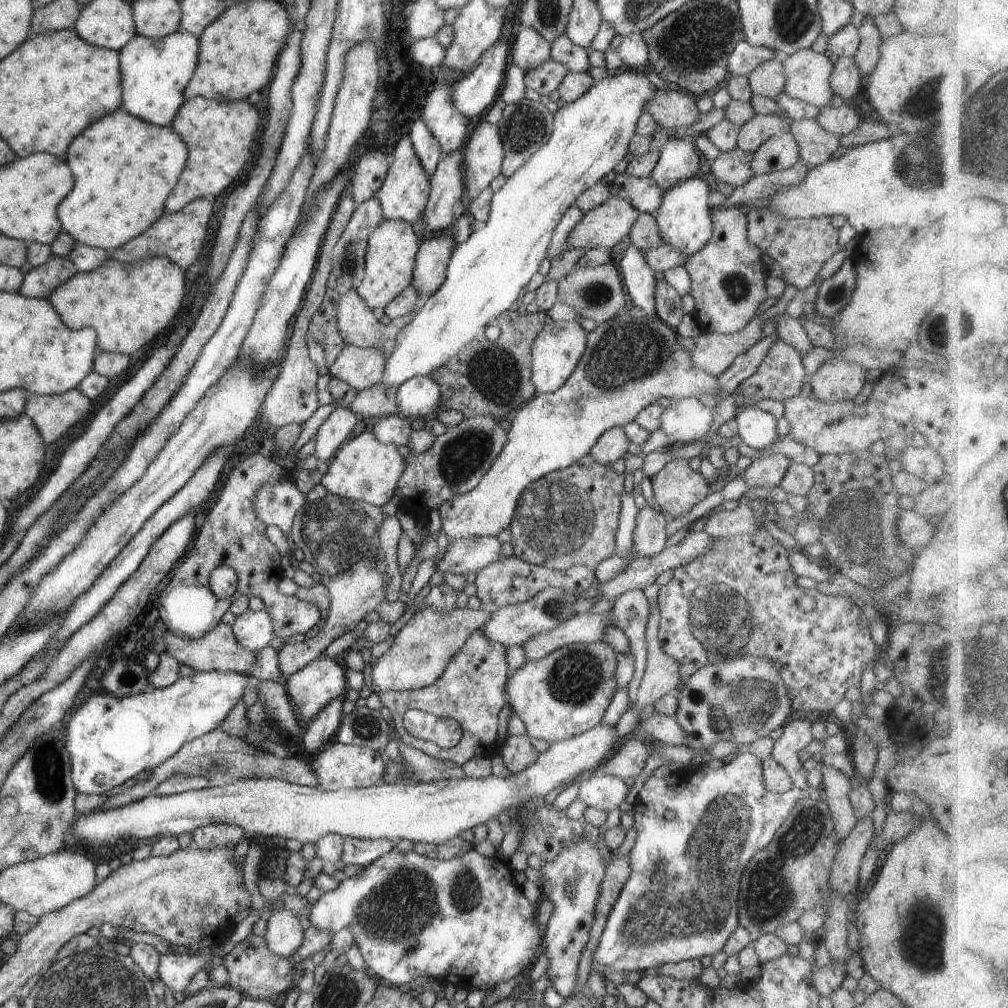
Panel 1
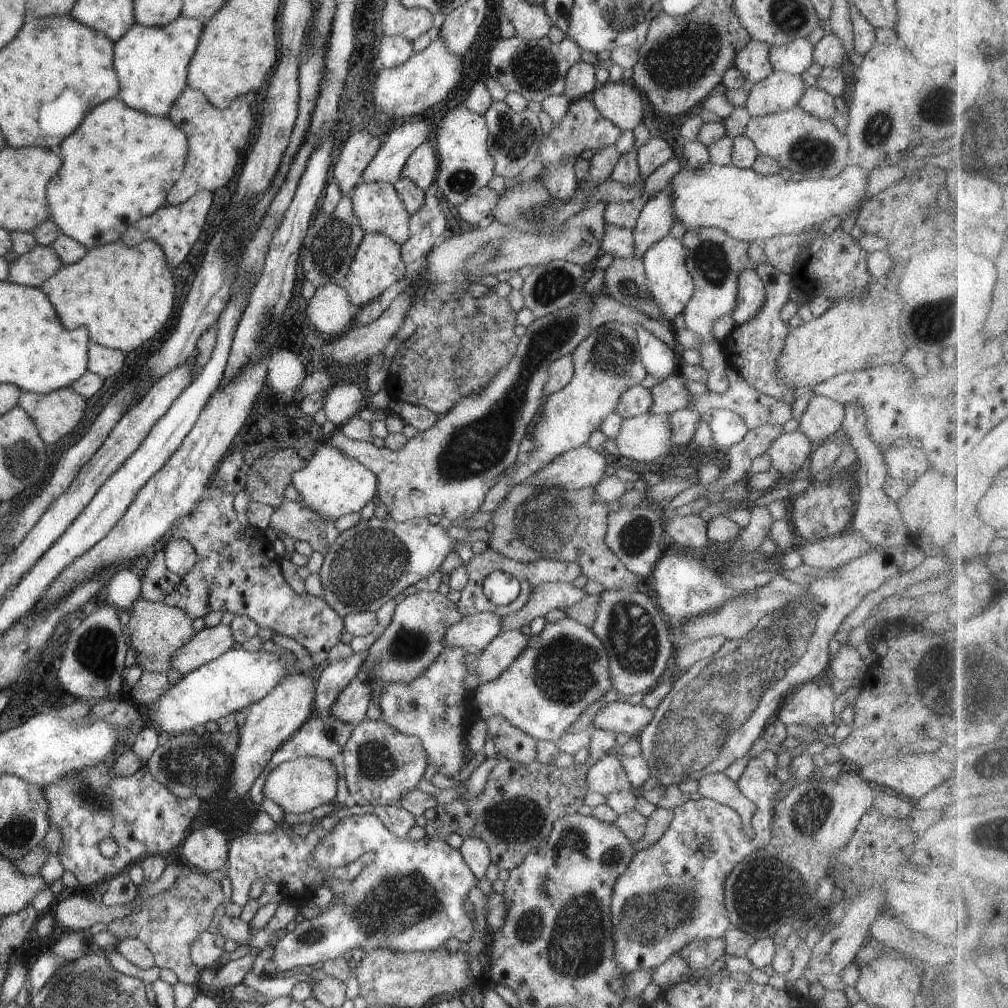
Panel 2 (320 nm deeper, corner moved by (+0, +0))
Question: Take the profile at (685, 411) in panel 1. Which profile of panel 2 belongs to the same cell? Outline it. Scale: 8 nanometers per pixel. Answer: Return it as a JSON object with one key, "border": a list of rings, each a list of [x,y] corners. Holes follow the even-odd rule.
{"border":[[[648,412],[624,419],[614,439],[624,464],[654,462],[666,456],[672,446],[669,415]]]}

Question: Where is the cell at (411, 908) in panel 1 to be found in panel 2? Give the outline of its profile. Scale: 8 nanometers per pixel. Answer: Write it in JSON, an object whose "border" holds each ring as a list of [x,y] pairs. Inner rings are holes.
{"border":[[[368,814],[352,815],[336,824],[331,833],[323,839],[340,838],[340,830],[344,828],[344,838],[362,838],[364,834],[368,838],[374,838],[375,859],[373,863],[362,870],[358,878],[350,884],[346,884],[342,899],[334,899],[325,910],[313,908],[305,915],[305,919],[294,931],[282,933],[280,939],[274,944],[275,970],[286,972],[298,966],[316,964],[320,960],[326,962],[328,959],[343,957],[345,953],[350,954],[353,948],[362,947],[363,952],[372,949],[394,949],[397,951],[429,951],[438,947],[444,947],[448,938],[456,937],[460,942],[469,943],[470,935],[473,933],[475,919],[470,921],[464,912],[464,899],[468,891],[477,886],[477,878],[464,862],[463,856],[458,849],[450,847],[446,841],[432,840],[426,836],[419,841],[411,841],[409,838],[395,837],[378,816]],[[344,822],[362,822],[356,826],[344,826]],[[352,828],[358,828],[358,834],[348,834]]]}

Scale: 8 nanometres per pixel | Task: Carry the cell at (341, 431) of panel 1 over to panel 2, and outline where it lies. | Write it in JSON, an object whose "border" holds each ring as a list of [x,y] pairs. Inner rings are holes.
{"border":[[[361,382],[335,385],[324,396],[323,409],[336,428],[357,416],[366,407],[367,397]]]}

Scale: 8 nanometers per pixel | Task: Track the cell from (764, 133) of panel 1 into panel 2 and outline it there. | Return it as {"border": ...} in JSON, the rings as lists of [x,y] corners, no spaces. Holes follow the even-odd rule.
{"border":[[[798,105],[778,114],[752,117],[742,135],[754,142],[760,155],[771,156],[772,159],[779,162],[781,167],[787,167],[792,172],[802,174],[803,180],[806,181],[834,178],[850,164],[849,142],[846,133],[843,133],[832,119],[819,119]]]}

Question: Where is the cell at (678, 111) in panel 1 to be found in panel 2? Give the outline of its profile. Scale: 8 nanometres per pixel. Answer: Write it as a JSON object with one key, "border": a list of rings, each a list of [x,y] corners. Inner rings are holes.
{"border":[[[608,81],[597,86],[588,97],[605,119],[624,131],[633,130],[642,123],[644,108],[641,95],[630,84]]]}

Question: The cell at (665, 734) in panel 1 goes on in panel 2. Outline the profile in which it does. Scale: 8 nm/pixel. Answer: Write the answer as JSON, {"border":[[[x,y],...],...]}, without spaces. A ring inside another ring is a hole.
{"border":[[[625,700],[605,703],[596,712],[591,727],[613,733],[622,732],[637,737],[653,719],[655,713],[642,704],[633,705]]]}

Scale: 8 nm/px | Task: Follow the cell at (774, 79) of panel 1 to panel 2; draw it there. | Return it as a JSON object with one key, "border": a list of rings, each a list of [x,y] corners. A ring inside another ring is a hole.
{"border":[[[750,39],[734,57],[733,65],[745,76],[750,86],[764,80],[773,71],[769,59],[771,45]]]}

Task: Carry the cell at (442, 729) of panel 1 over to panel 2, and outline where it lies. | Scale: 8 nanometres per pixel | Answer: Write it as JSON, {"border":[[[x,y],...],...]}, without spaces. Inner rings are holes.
{"border":[[[364,719],[359,722],[350,733],[350,738],[342,747],[342,766],[344,766],[344,780],[349,793],[356,805],[392,805],[399,801],[409,790],[416,789],[420,778],[428,765],[427,754],[422,741],[417,736],[401,733],[384,720]]]}

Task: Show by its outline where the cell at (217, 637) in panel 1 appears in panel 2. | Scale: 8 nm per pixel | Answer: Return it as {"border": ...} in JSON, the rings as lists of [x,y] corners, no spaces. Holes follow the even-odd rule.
{"border":[[[138,599],[131,608],[130,620],[124,629],[132,650],[136,652],[137,665],[141,670],[168,672],[169,658],[197,633],[192,623],[193,620],[181,608]]]}

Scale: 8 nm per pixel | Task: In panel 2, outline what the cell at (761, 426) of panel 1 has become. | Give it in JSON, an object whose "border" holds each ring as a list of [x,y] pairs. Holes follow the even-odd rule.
{"border":[[[728,409],[711,410],[706,419],[713,434],[713,446],[722,450],[740,442],[749,431],[742,418]]]}

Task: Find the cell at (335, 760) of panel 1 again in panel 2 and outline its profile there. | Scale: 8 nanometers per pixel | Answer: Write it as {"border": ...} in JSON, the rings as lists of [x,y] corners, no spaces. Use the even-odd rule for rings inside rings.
{"border":[[[304,755],[293,761],[284,761],[270,769],[263,780],[261,792],[279,806],[284,814],[300,814],[335,800],[337,775],[336,766],[332,761]]]}

